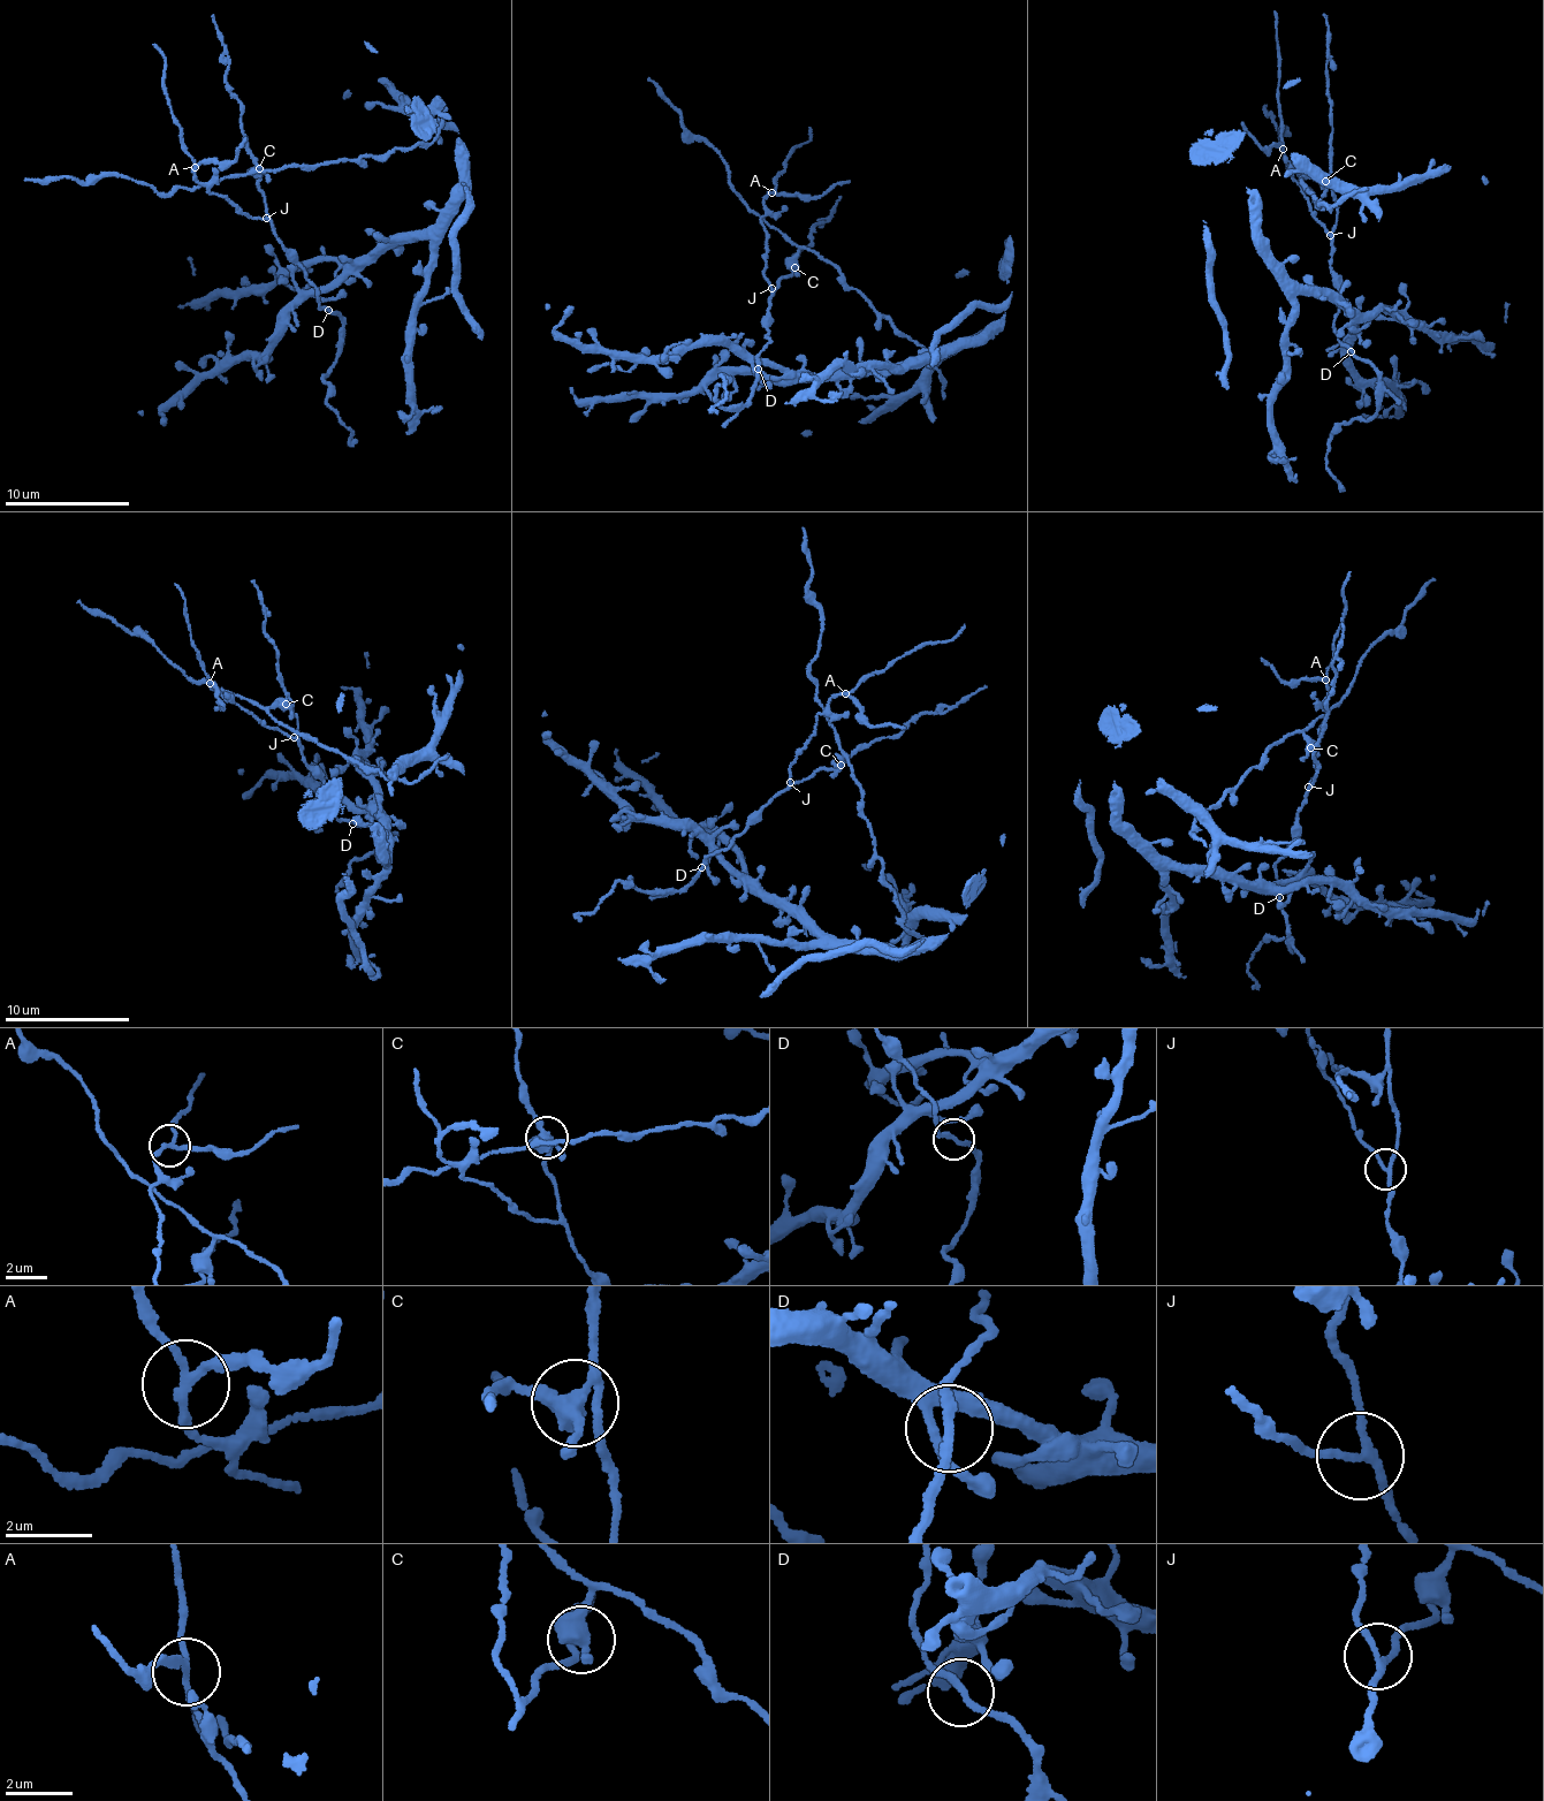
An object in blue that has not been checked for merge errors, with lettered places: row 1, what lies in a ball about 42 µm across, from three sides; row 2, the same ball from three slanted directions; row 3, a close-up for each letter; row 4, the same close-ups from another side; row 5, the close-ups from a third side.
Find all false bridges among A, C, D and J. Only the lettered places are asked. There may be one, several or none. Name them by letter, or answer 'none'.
A, C

